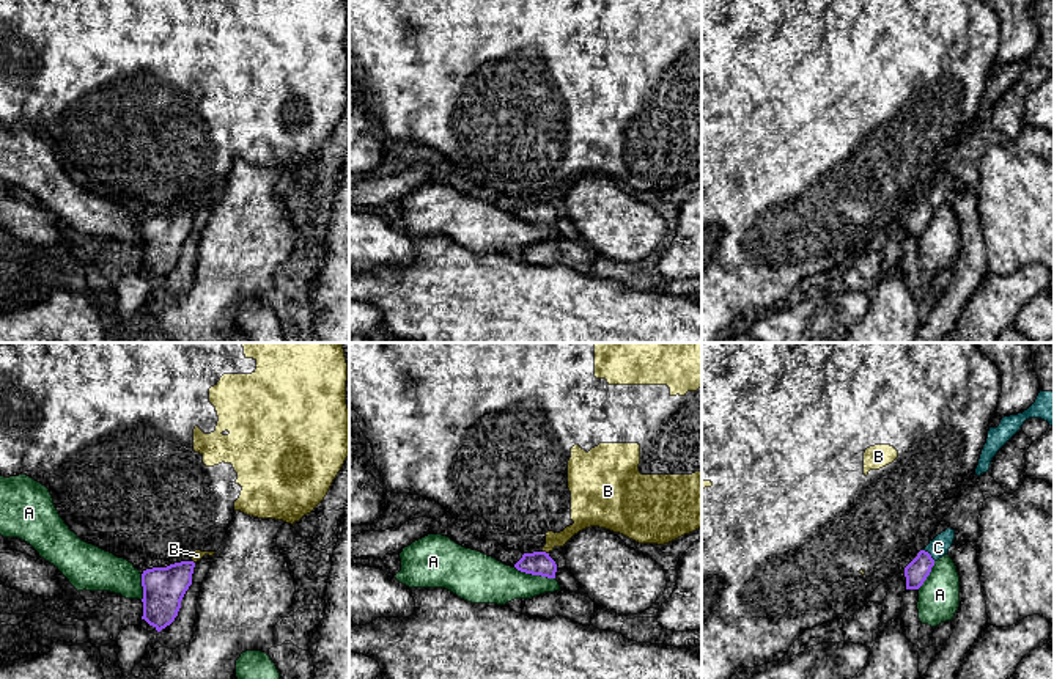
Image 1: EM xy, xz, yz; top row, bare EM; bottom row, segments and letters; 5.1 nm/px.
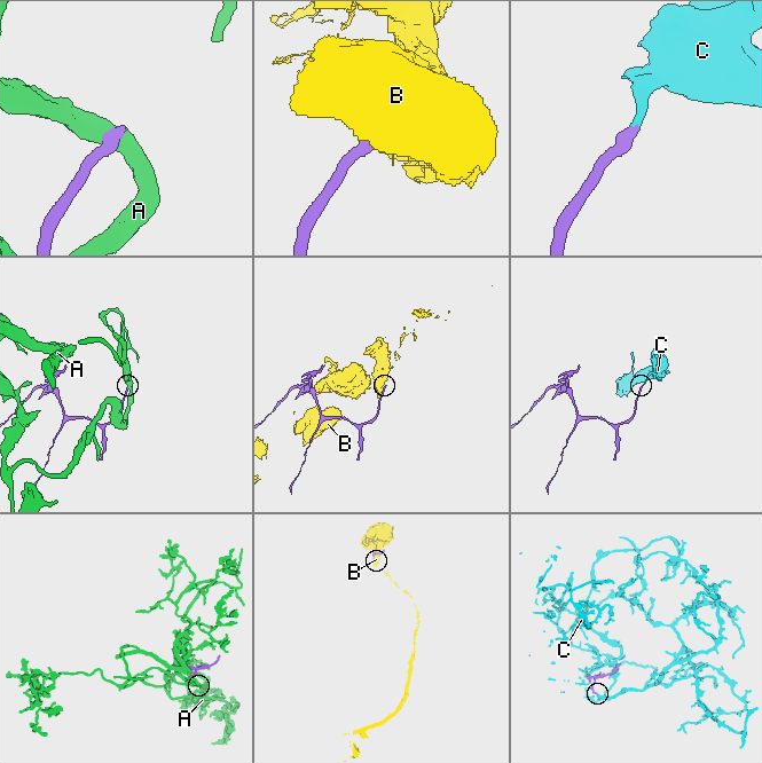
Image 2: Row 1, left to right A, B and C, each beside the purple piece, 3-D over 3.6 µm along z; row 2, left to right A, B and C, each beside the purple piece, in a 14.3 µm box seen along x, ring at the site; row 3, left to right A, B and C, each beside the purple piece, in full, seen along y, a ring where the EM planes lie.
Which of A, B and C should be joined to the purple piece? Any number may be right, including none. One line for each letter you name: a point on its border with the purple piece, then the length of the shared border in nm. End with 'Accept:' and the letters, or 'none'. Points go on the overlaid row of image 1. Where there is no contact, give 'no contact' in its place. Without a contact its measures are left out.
C: yz (928, 554) | 90 nm
Accept: C

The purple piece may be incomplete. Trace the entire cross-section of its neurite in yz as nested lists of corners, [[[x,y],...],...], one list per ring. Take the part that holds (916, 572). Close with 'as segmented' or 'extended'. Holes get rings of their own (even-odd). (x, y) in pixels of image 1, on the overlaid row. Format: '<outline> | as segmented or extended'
[[[947,528],[922,549],[905,567],[906,589],[919,589],[931,572],[934,563],[949,553],[955,539],[955,530]]] | extended

